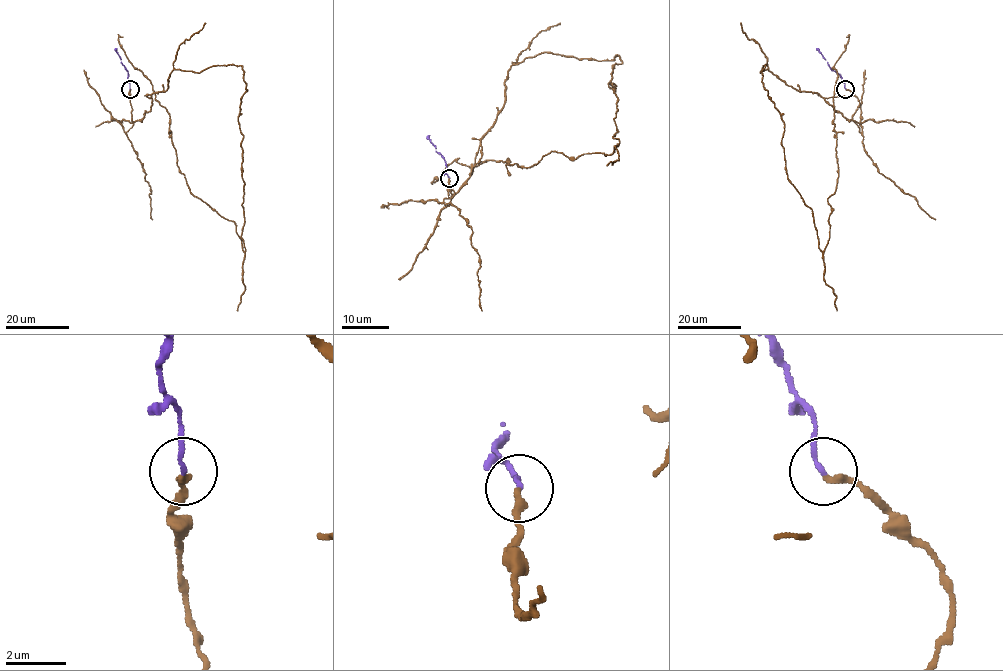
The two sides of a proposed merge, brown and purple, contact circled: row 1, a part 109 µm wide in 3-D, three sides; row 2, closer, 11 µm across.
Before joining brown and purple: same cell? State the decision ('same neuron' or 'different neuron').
same neuron

